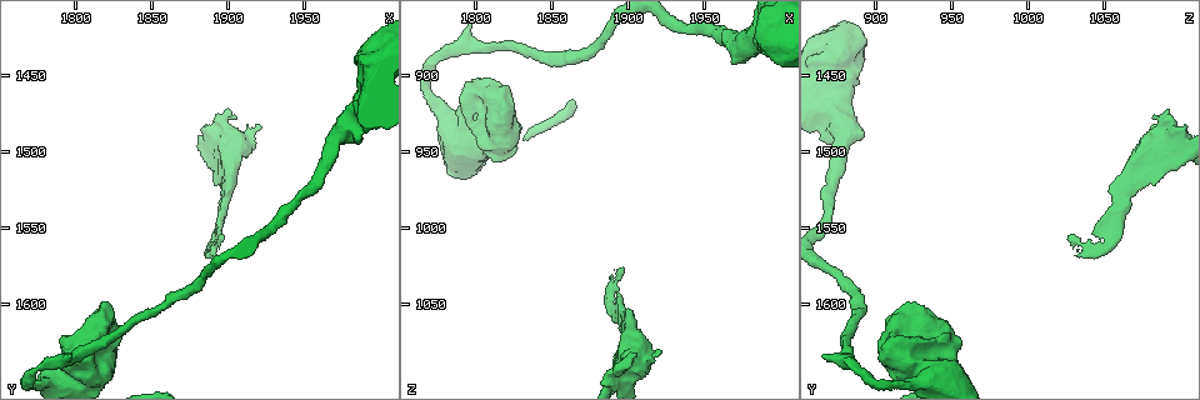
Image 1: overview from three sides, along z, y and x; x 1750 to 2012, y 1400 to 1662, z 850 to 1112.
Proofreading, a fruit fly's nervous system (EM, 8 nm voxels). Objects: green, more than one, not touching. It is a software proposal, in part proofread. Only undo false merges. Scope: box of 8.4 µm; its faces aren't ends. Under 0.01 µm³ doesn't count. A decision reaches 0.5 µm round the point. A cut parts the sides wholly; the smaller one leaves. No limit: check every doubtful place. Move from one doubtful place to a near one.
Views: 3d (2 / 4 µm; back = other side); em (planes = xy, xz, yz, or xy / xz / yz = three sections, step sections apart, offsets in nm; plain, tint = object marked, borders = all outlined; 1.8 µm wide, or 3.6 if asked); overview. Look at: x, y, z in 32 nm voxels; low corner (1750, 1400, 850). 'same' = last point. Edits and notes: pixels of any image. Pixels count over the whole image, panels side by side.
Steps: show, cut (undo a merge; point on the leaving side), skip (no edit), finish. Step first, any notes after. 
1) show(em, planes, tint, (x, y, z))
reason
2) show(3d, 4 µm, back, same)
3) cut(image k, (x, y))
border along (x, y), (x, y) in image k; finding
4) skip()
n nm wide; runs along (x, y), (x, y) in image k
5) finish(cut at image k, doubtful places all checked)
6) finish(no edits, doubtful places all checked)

show(3d, 4 µm, (1888, 1562, 1044))
sharp bend

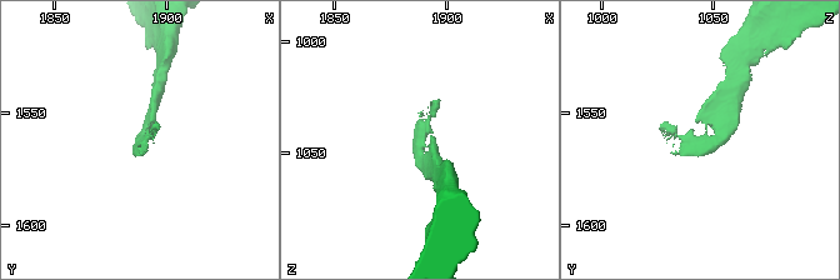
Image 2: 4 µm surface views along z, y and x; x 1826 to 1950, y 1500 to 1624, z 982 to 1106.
show(em, xz, step 8, tint, (1888, 1564, 1046))
need the tissue

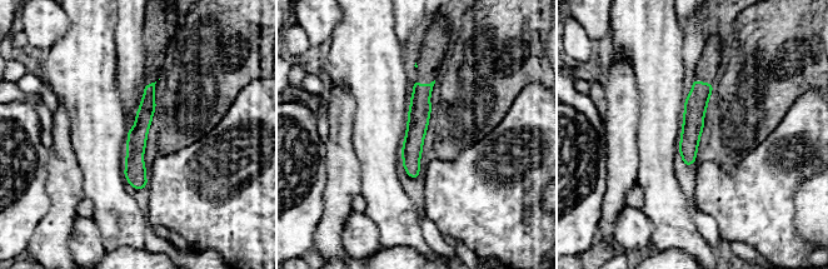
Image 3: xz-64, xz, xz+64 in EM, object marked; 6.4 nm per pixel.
skip()
one neuron here

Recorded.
show(3d, 4 µm, (1896, 1498, 1094))
calibre changes

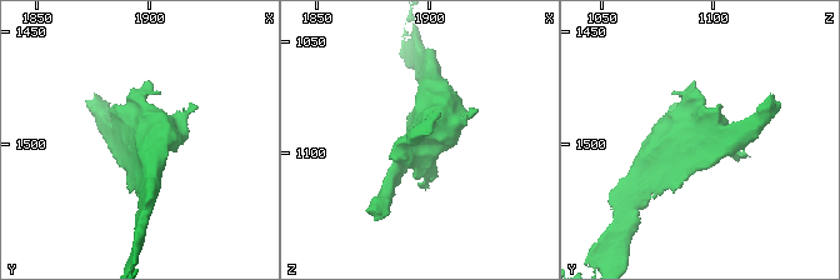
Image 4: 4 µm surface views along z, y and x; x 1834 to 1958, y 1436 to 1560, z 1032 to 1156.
show(em, 3.6 µm, planes, borders, (1896, 1499, 1093))
shape alone is not enough

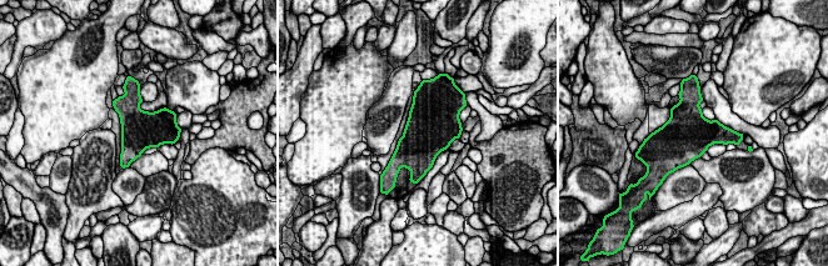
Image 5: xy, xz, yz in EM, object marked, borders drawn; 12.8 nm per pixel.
skip()
one neuron here

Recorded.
show(3d, 4 µm, (1804, 1634, 922))
thick turns thin

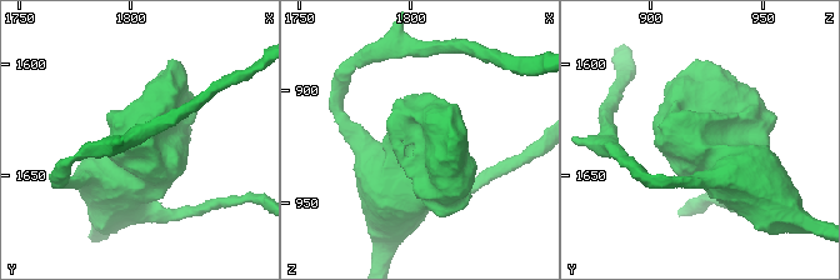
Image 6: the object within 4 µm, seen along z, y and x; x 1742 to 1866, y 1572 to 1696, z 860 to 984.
show(em, planes, tint, (1804, 1635, 920))

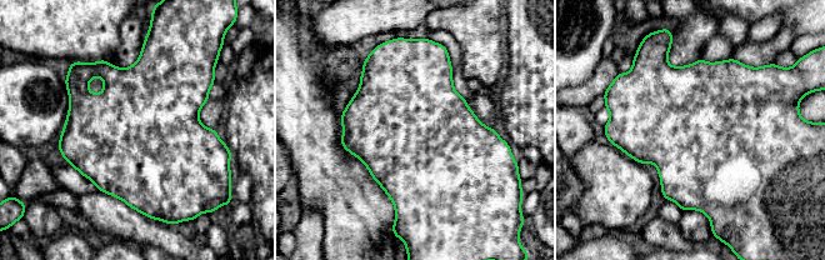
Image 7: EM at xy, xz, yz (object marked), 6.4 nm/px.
skip()
one neuron here

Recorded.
finish(no edits, doubtful places all checked)

